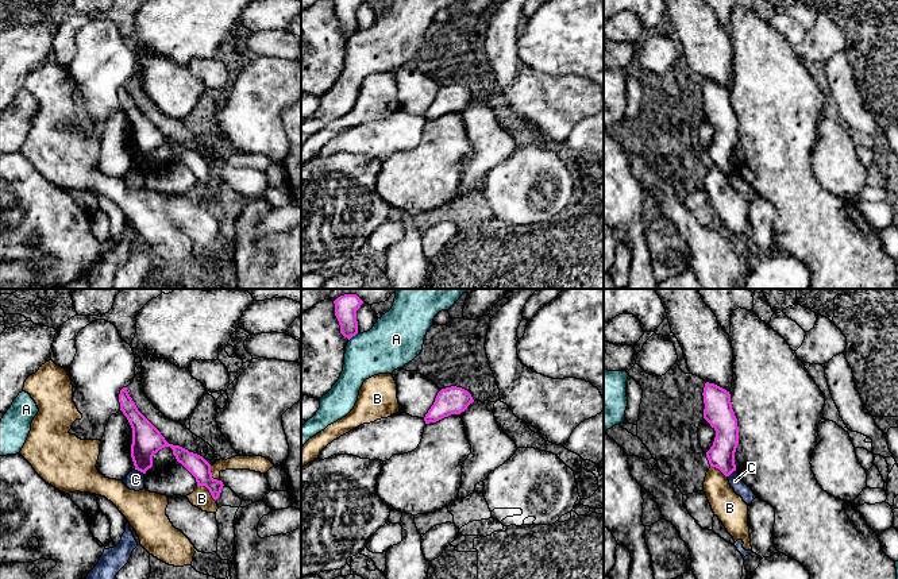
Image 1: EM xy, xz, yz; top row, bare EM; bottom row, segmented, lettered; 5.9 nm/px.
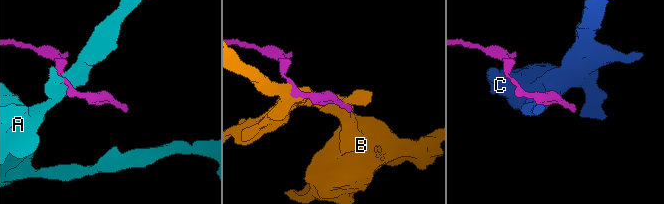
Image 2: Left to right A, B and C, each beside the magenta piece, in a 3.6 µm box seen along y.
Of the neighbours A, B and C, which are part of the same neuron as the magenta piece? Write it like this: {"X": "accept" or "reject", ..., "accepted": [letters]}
{"A": "reject", "B": "reject", "C": "reject", "accepted": []}

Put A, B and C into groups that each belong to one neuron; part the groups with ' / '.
A / B / C

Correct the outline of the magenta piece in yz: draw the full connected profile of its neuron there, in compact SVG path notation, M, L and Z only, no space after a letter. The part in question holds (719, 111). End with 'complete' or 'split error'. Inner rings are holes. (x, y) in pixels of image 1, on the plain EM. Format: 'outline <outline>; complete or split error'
outline M706 80L702 93L704 116L716 128L713 143L706 150L706 155L710 165L716 165L725 174L729 174L736 169L735 150L739 143L739 124L731 92L725 86Z; complete

